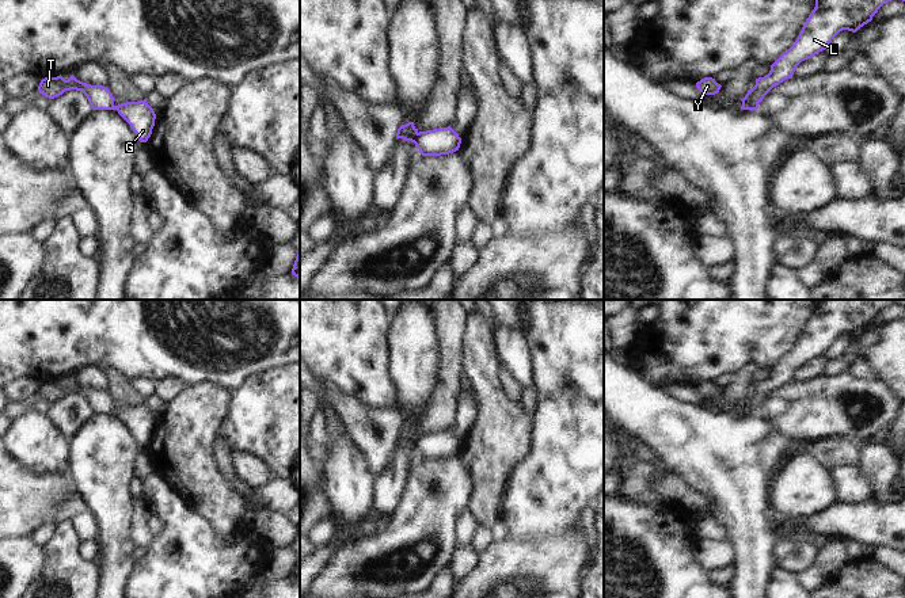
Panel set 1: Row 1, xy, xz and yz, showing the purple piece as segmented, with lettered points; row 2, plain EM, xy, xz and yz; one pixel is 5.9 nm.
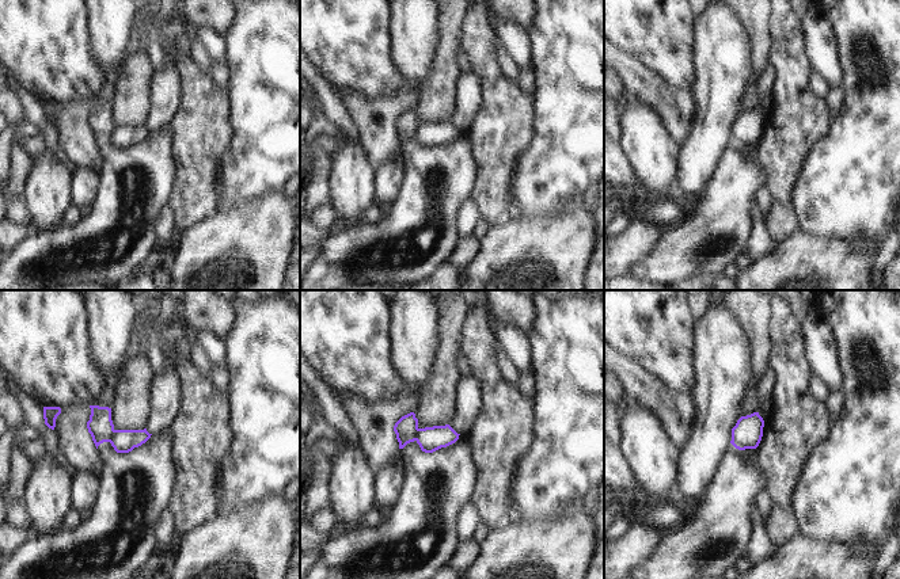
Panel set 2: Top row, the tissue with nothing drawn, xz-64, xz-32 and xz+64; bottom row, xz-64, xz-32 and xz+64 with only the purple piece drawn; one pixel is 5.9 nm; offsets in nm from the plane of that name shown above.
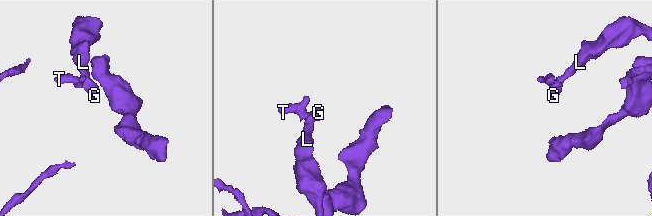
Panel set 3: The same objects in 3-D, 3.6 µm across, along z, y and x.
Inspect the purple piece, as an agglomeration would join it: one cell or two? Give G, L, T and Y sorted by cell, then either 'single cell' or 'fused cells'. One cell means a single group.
G L / T Y; fused cells

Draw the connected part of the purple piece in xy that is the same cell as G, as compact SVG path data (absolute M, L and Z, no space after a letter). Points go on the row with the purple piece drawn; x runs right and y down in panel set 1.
M147 99L121 103L114 106L114 110L130 125L141 142L148 141L155 126L156 114Z

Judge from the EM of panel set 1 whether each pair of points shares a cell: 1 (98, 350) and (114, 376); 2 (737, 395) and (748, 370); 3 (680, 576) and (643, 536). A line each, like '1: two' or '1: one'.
1: two
2: one
3: one

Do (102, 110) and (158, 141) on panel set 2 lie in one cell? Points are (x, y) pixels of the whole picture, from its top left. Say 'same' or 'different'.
same

